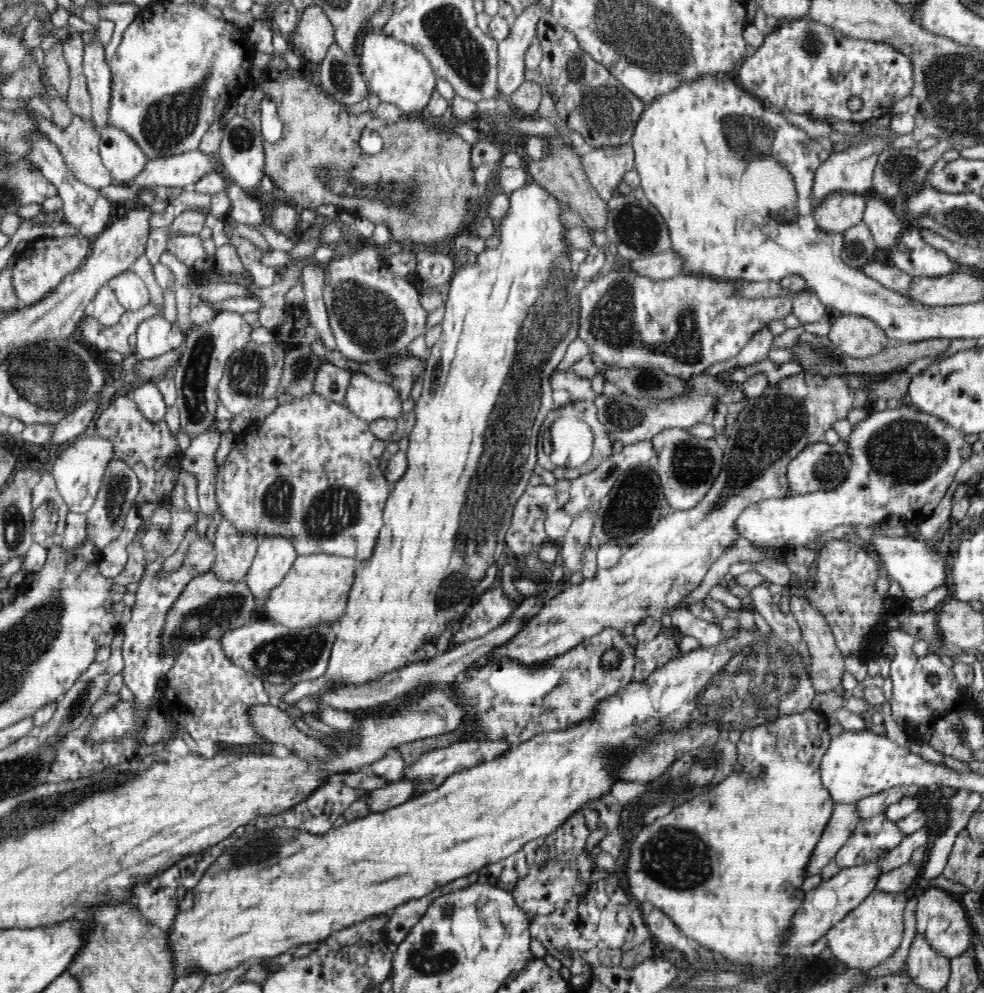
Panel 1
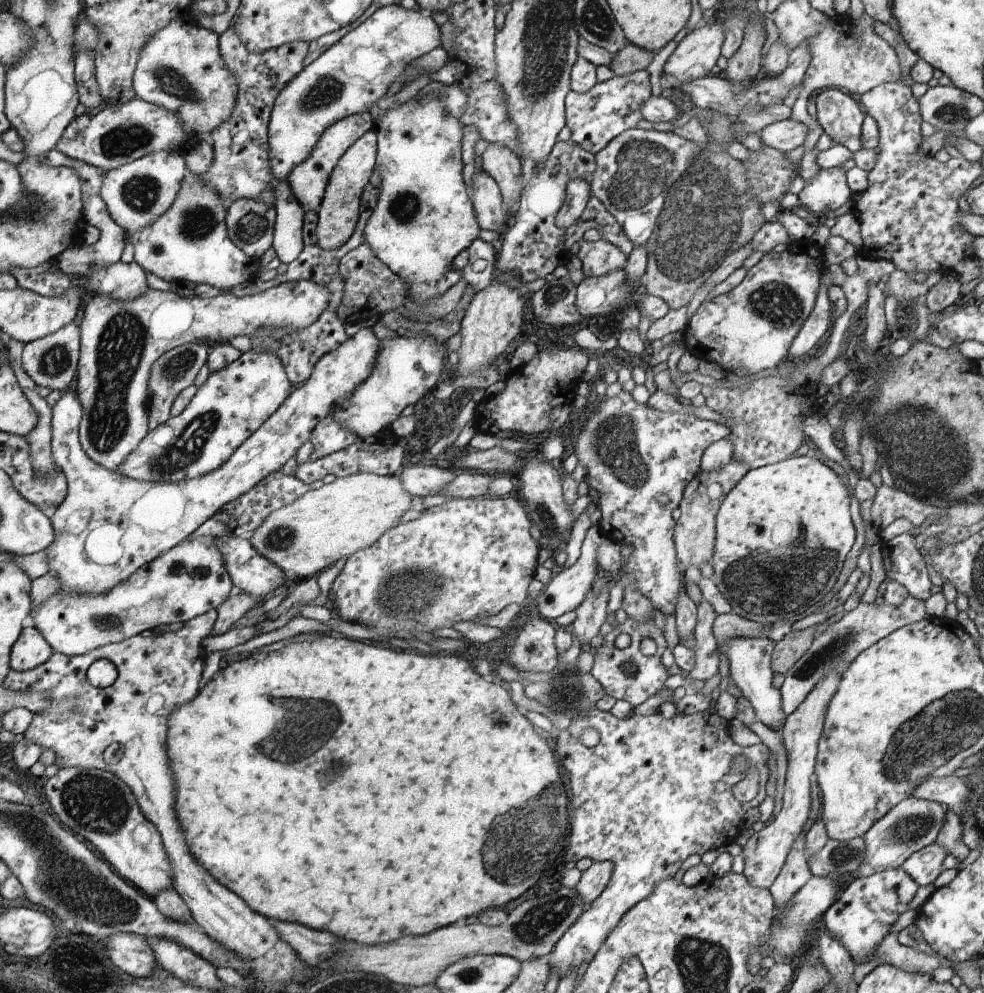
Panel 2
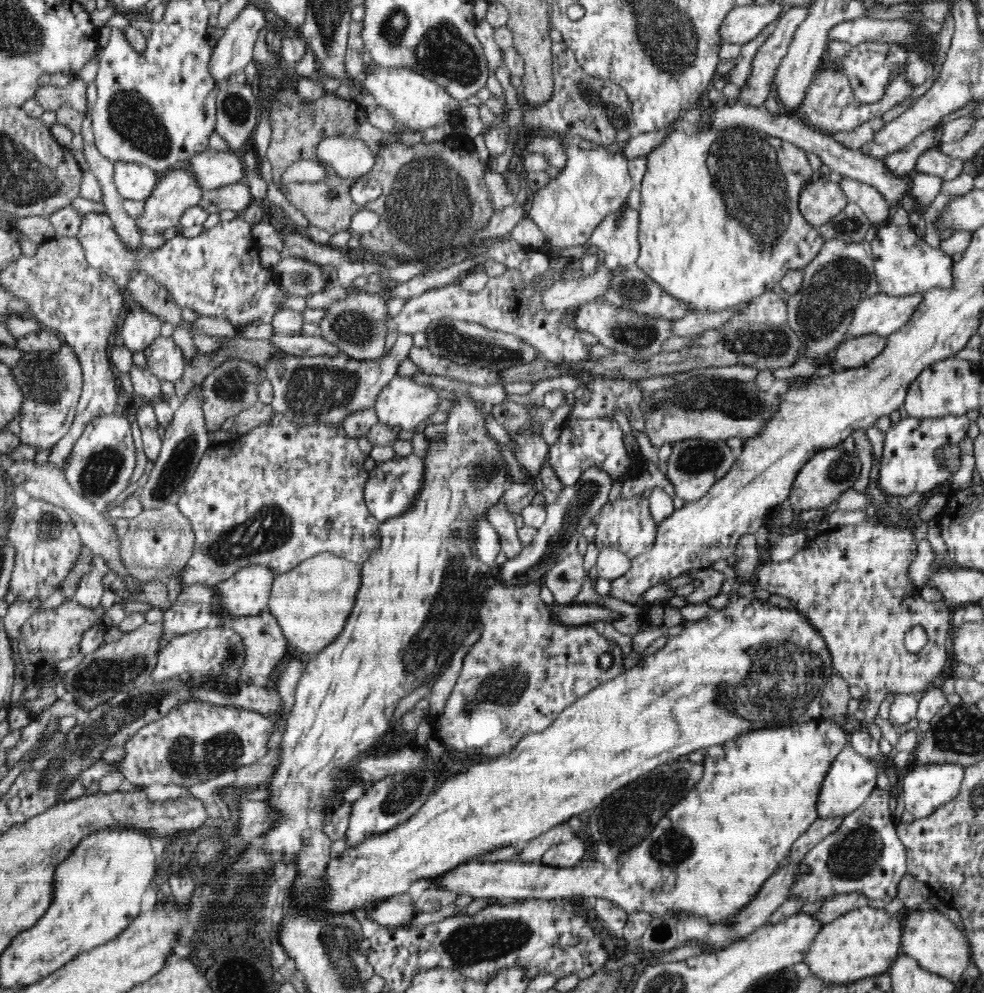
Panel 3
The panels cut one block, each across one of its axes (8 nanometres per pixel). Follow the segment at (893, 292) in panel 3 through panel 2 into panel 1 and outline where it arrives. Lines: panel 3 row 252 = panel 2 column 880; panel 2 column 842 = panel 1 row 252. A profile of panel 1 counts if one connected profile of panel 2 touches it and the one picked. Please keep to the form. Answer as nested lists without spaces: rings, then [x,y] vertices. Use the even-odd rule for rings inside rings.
[[[916,226],[912,230],[906,230],[902,234],[898,244],[890,250],[889,259],[896,268],[912,277],[938,278],[938,276],[946,276],[950,272],[956,272],[956,270],[968,267],[954,262],[950,259],[950,256],[946,255],[946,252],[931,247],[930,244],[926,243],[922,239],[921,234],[919,234],[919,226]]]

